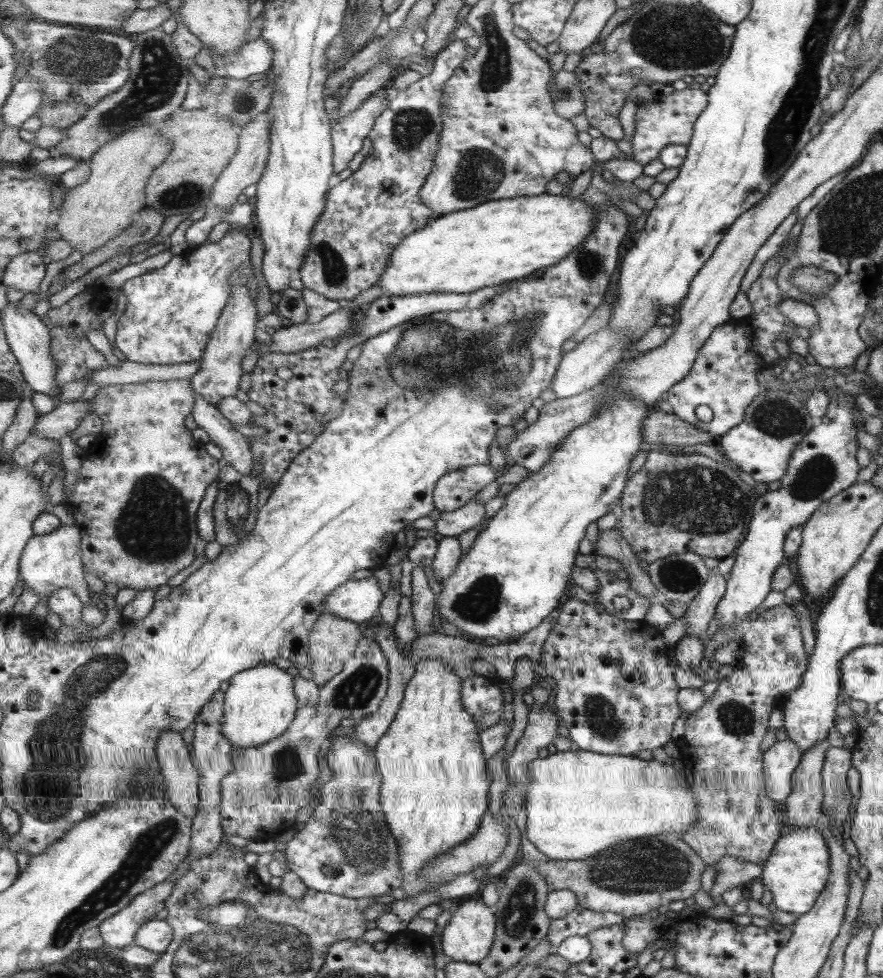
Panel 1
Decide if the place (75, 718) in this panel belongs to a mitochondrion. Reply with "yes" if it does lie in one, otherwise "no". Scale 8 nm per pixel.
no

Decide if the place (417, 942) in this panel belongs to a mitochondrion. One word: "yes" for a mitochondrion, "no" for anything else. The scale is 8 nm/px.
no

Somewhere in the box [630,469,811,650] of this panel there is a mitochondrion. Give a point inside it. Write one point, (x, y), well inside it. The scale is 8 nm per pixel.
(677, 576)

